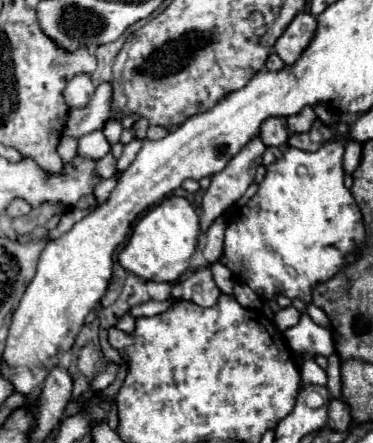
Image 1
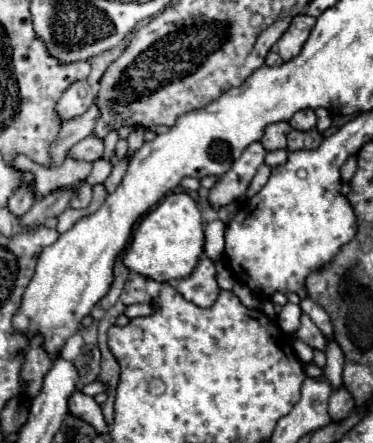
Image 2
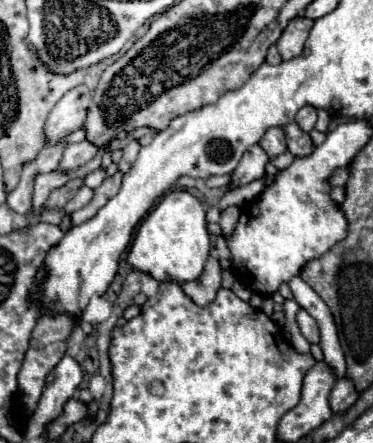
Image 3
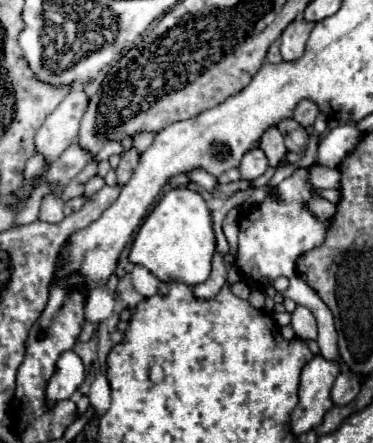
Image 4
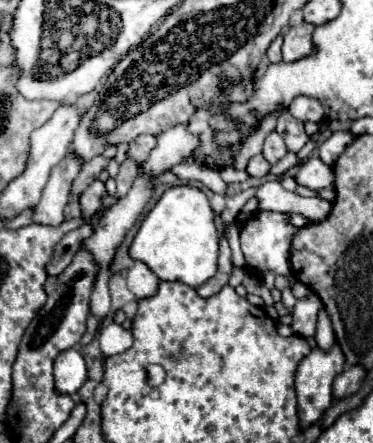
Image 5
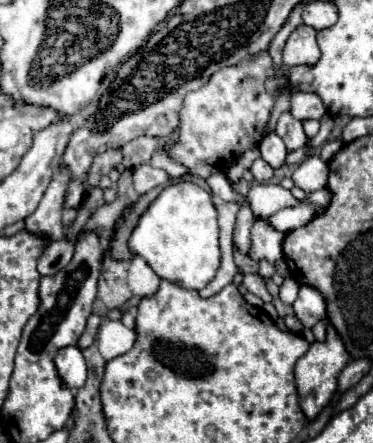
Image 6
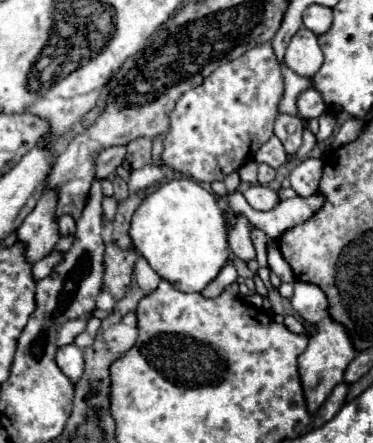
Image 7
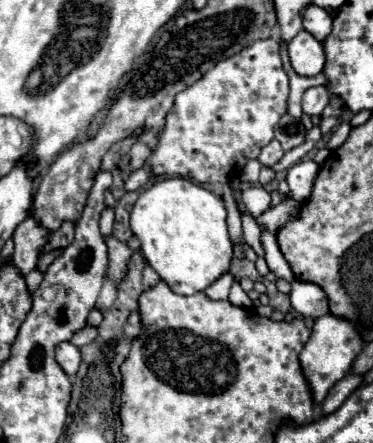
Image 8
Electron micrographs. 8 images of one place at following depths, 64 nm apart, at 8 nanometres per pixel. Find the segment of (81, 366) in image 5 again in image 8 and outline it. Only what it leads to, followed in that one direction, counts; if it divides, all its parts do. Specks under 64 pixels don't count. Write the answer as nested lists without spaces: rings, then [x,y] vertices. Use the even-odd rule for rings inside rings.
[[[62,342],[62,344],[56,346],[56,362],[62,366],[62,370],[64,370],[68,376],[72,376],[72,374],[78,372],[80,360],[82,360],[82,358],[80,358],[80,350],[78,350],[74,344]]]

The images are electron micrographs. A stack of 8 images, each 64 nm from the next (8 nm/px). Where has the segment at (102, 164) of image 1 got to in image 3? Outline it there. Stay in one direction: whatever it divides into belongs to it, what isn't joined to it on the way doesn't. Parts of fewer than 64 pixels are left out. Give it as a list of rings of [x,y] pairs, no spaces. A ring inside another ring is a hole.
[[[94,170],[94,172],[90,172],[90,174],[84,178],[84,184],[86,184],[88,188],[96,190],[96,188],[104,182],[104,178],[106,178],[106,172],[104,172],[104,170]]]

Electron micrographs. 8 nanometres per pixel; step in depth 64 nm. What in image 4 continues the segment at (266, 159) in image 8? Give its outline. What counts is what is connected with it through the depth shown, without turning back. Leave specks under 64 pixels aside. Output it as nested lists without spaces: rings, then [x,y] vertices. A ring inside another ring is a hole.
[[[272,126],[268,128],[264,134],[262,134],[262,142],[260,142],[260,150],[266,154],[269,165],[271,167],[277,167],[278,162],[286,156],[286,146],[284,146],[284,136],[280,136],[278,128]]]

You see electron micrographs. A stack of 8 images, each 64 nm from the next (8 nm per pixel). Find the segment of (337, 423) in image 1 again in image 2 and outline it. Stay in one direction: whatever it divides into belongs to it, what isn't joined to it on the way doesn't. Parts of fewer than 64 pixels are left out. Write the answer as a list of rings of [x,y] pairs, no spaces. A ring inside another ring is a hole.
[[[340,386],[338,390],[334,390],[330,394],[328,414],[332,416],[332,420],[344,420],[354,408],[356,408],[356,402],[354,402],[354,398],[350,396],[350,392],[344,386]]]

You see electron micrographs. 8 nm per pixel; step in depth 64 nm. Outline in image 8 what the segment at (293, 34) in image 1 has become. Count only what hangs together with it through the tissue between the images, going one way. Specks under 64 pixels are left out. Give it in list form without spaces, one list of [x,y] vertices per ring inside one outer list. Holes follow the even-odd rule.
[[[306,30],[298,32],[294,40],[288,44],[290,62],[296,74],[300,76],[316,76],[324,68],[324,48],[322,44],[308,34]]]

